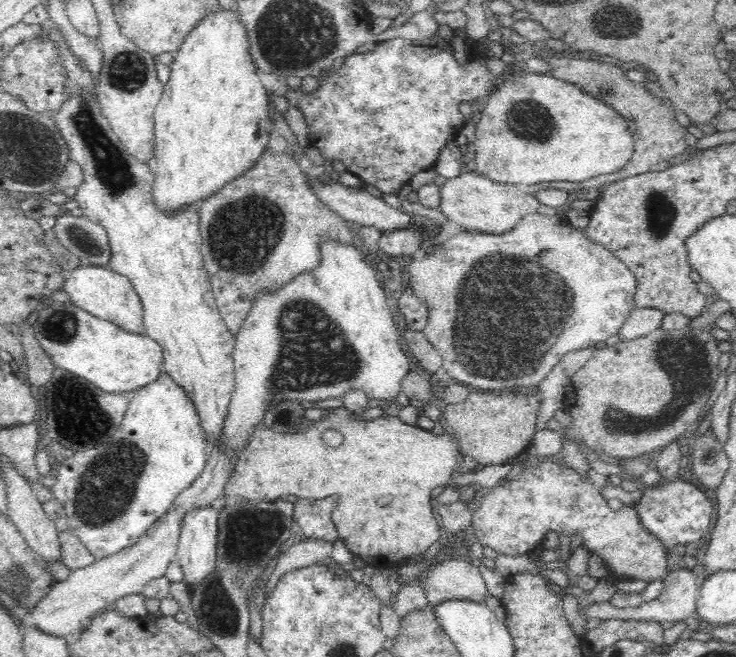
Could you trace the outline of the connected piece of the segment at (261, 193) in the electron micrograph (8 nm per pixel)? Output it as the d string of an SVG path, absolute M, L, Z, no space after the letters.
M264 151L256 168L242 175L239 181L230 181L199 205L201 255L209 274L215 303L228 330L236 336L240 324L252 310L256 294L274 292L290 280L320 266L320 242L337 240L354 244L354 234L348 221L328 208L312 191L314 181L300 171L293 155Z

